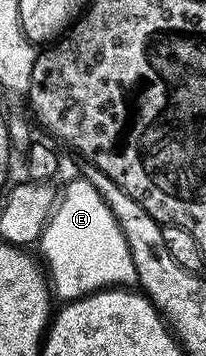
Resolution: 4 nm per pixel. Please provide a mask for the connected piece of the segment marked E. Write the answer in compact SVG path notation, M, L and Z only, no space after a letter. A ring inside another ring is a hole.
M84 177L71 180L66 185L65 192L60 192L59 198L41 231L39 247L41 247L42 255L40 258L43 260L43 267L47 272L52 294L56 298L58 295L61 301L79 299L82 295L88 295L89 292L98 289L128 288L137 283L135 261L131 261L131 249L127 245L119 221L115 221L111 209L103 201L103 197L99 197L95 185L88 183Z

